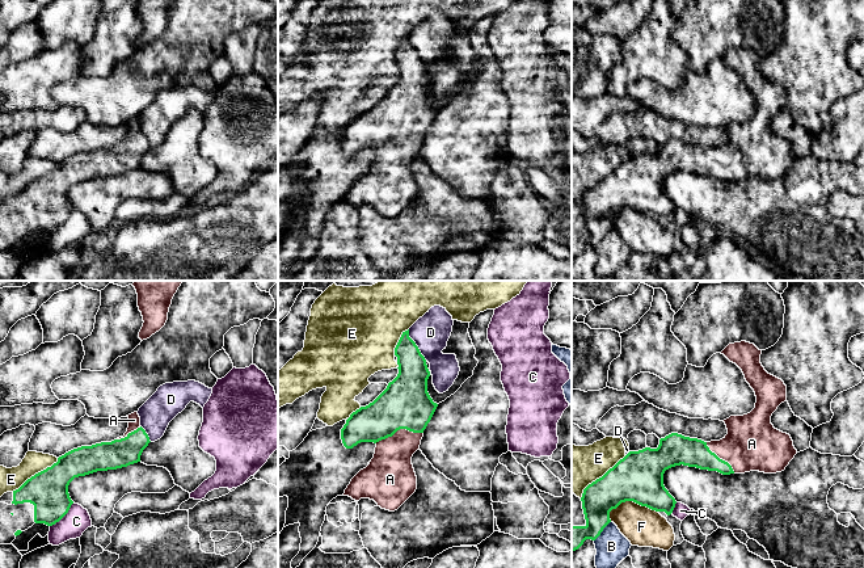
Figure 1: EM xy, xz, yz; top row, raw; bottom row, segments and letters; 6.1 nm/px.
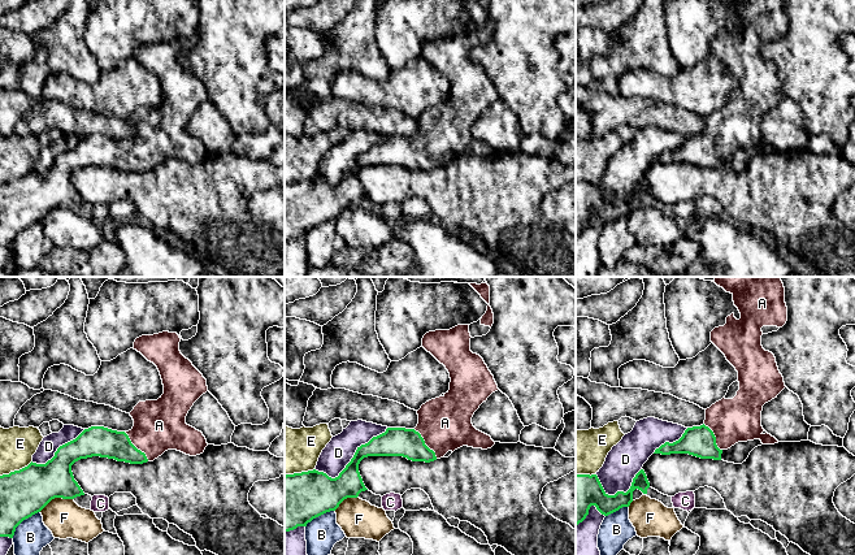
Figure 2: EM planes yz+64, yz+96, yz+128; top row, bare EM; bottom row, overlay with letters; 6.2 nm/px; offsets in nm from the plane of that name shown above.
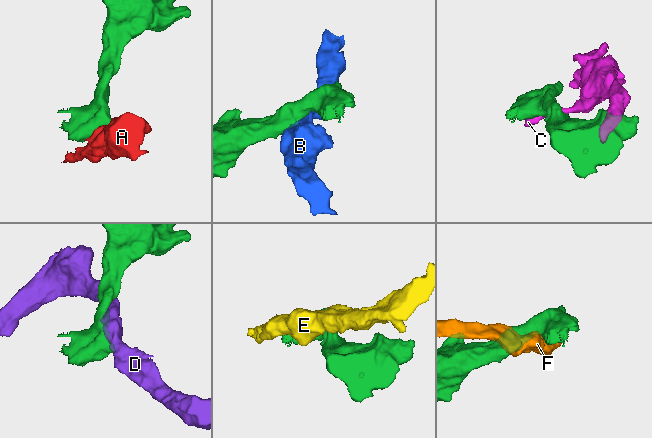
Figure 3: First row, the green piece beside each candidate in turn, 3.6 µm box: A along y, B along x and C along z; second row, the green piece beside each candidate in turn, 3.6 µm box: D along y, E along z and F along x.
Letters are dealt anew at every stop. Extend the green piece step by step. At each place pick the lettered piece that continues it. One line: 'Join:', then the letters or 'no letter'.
Join: A

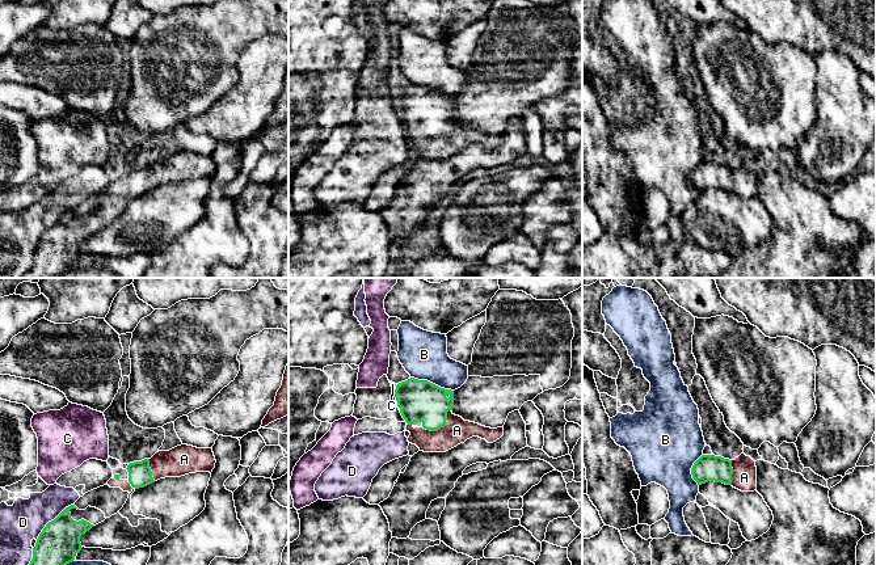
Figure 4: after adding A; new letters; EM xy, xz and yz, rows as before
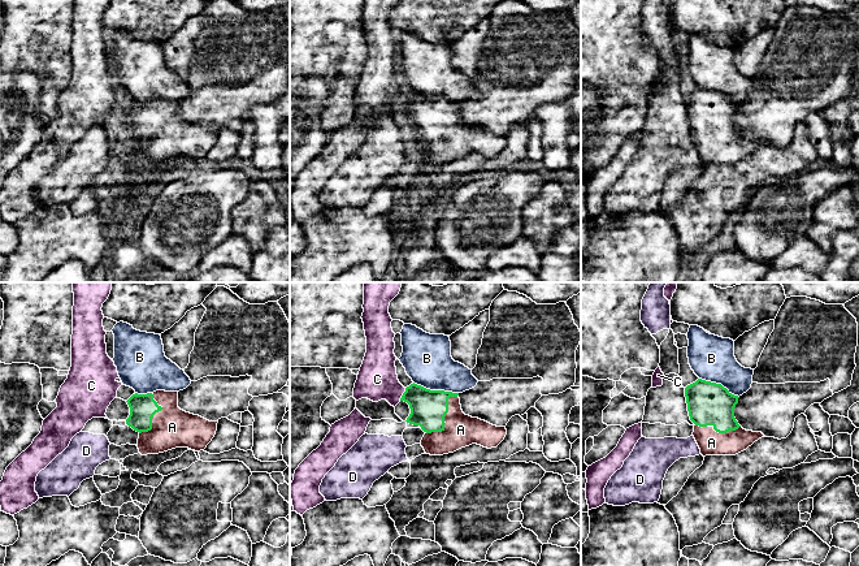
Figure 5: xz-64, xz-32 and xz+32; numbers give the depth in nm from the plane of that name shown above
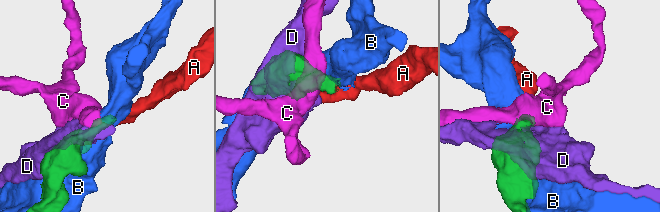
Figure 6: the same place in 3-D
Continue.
Join: A

